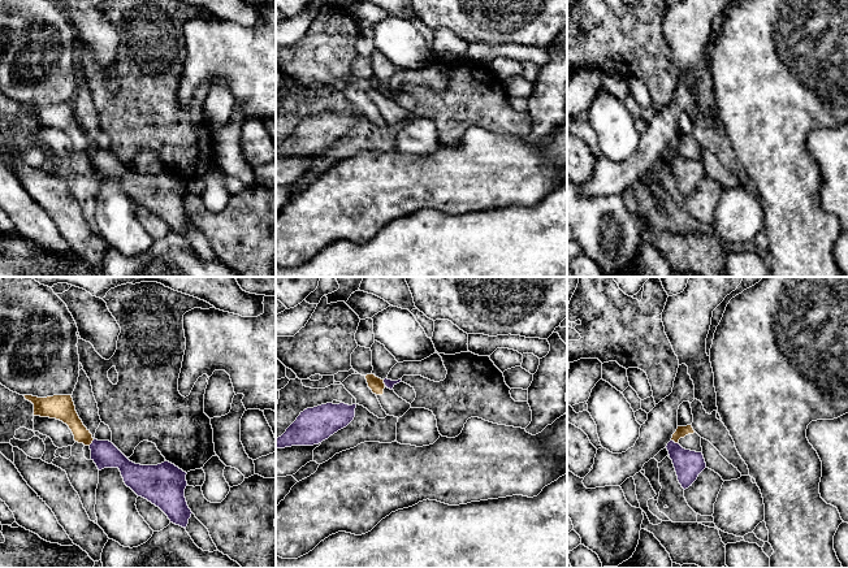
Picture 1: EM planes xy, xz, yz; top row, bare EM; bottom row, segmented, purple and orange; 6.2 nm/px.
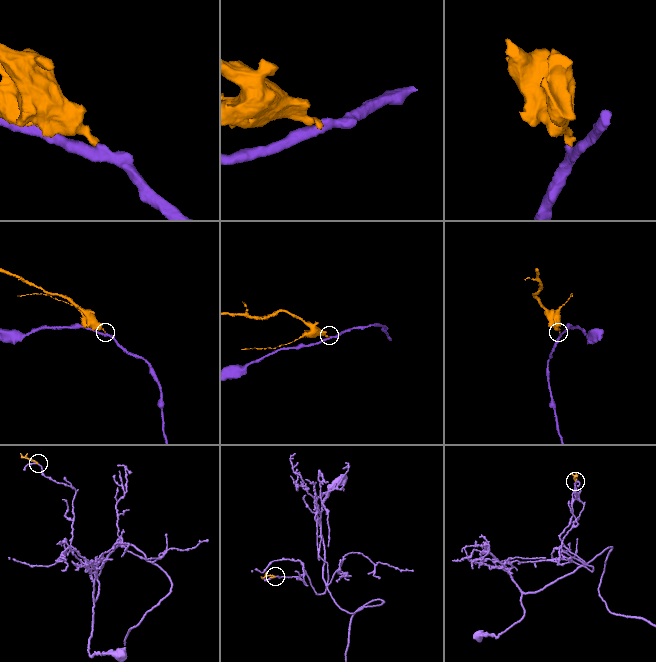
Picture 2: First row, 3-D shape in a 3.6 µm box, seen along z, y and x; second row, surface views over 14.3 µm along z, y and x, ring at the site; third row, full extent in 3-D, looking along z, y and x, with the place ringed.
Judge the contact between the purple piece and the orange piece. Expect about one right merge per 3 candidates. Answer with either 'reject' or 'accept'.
reject

